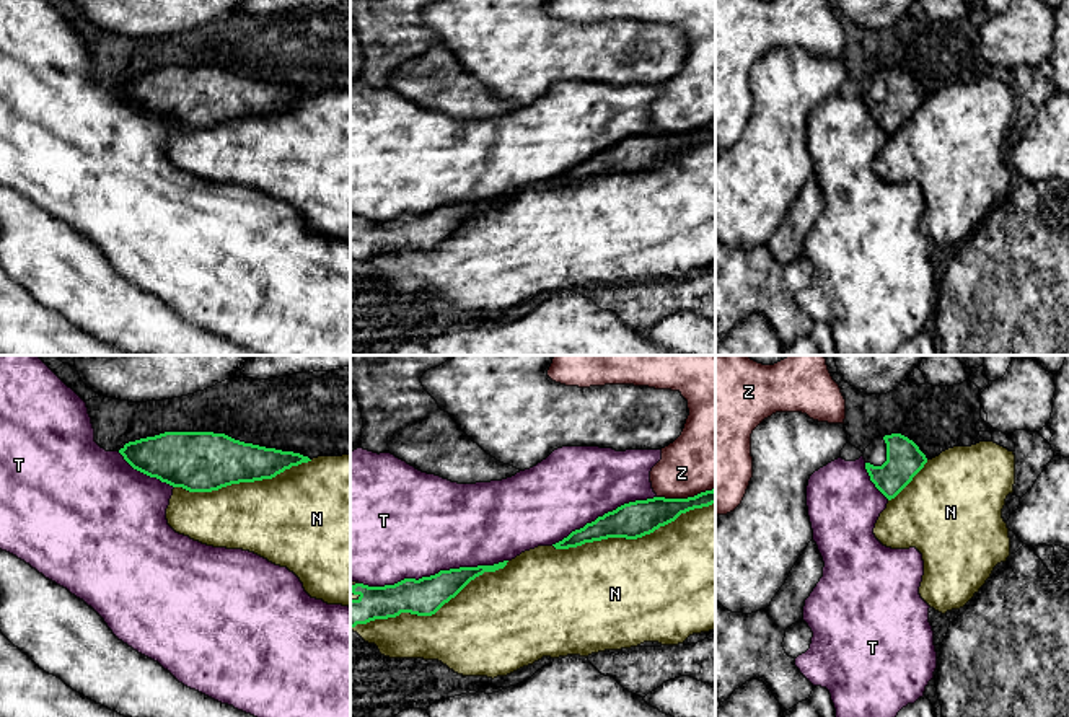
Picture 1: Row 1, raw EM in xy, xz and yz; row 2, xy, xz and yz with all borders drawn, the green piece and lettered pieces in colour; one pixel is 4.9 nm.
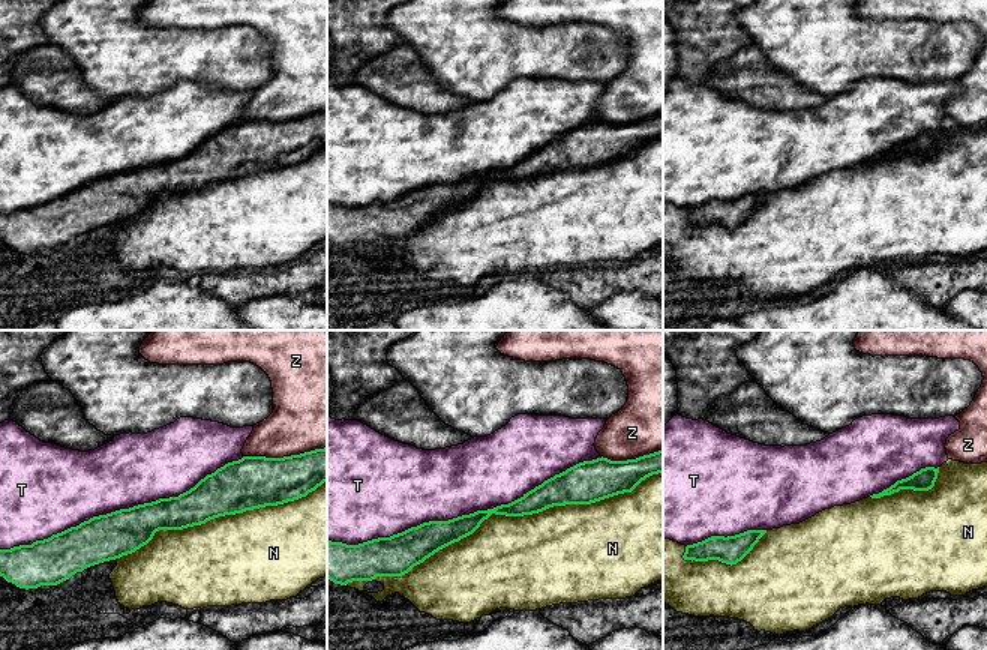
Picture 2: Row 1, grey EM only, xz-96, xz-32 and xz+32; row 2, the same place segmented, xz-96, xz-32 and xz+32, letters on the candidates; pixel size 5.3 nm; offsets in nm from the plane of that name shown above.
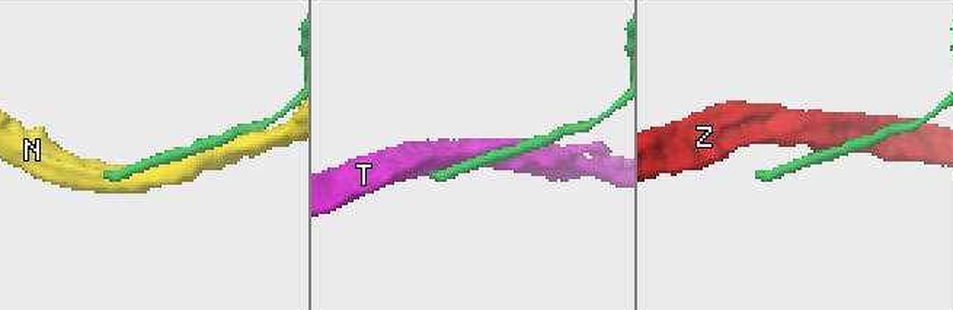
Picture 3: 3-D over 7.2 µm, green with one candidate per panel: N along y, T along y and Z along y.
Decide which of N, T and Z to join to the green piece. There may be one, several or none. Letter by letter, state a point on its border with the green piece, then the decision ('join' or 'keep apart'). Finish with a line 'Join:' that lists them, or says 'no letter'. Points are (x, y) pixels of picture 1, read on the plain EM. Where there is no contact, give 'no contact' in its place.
N: meets green in xz at (633, 173); join
T: meets green in xz at (432, 211); keep apart
Z: meets green in xz at (685, 134); keep apart
Join: N

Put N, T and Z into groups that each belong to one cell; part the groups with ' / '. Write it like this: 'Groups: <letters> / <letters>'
Groups: N / T / Z

